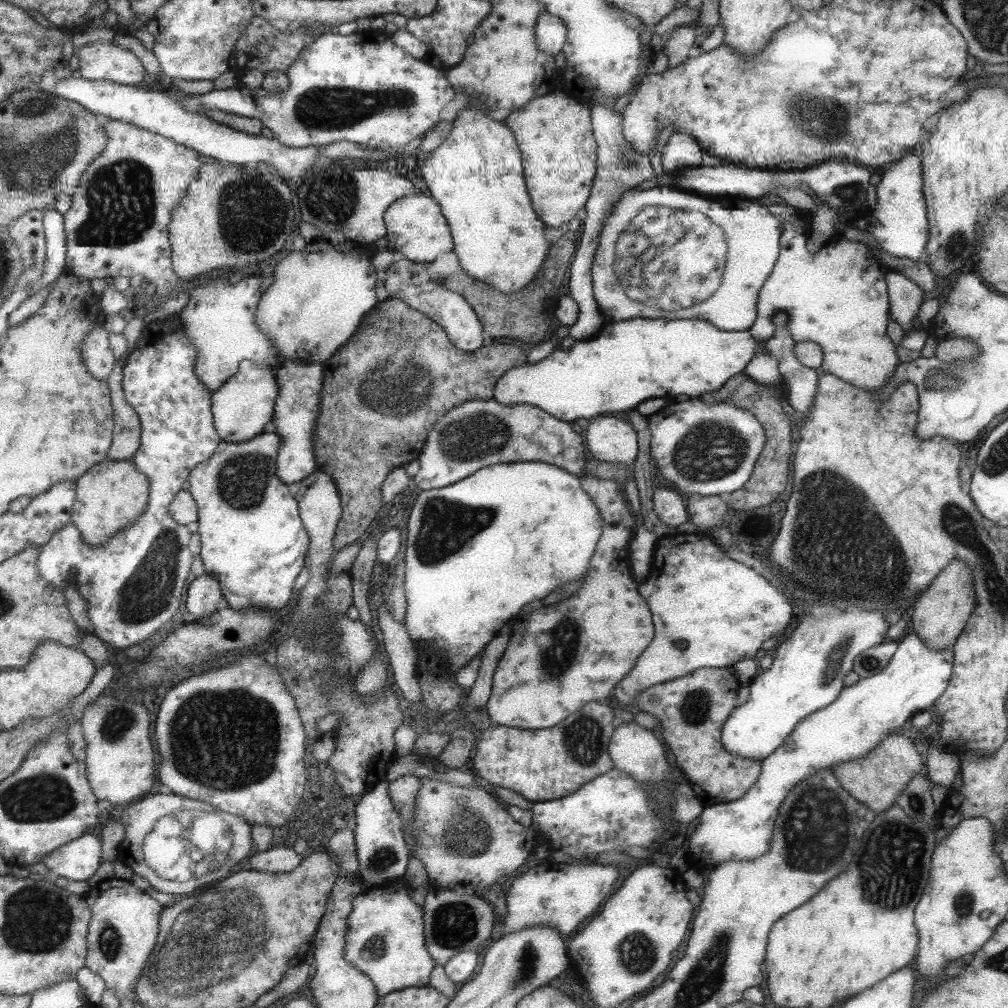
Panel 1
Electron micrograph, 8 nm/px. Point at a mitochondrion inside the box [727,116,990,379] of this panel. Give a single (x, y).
(956, 250)

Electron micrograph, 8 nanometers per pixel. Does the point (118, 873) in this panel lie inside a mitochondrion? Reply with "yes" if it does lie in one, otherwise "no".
no

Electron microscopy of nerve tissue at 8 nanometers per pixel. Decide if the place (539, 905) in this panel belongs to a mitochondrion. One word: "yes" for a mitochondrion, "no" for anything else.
no

